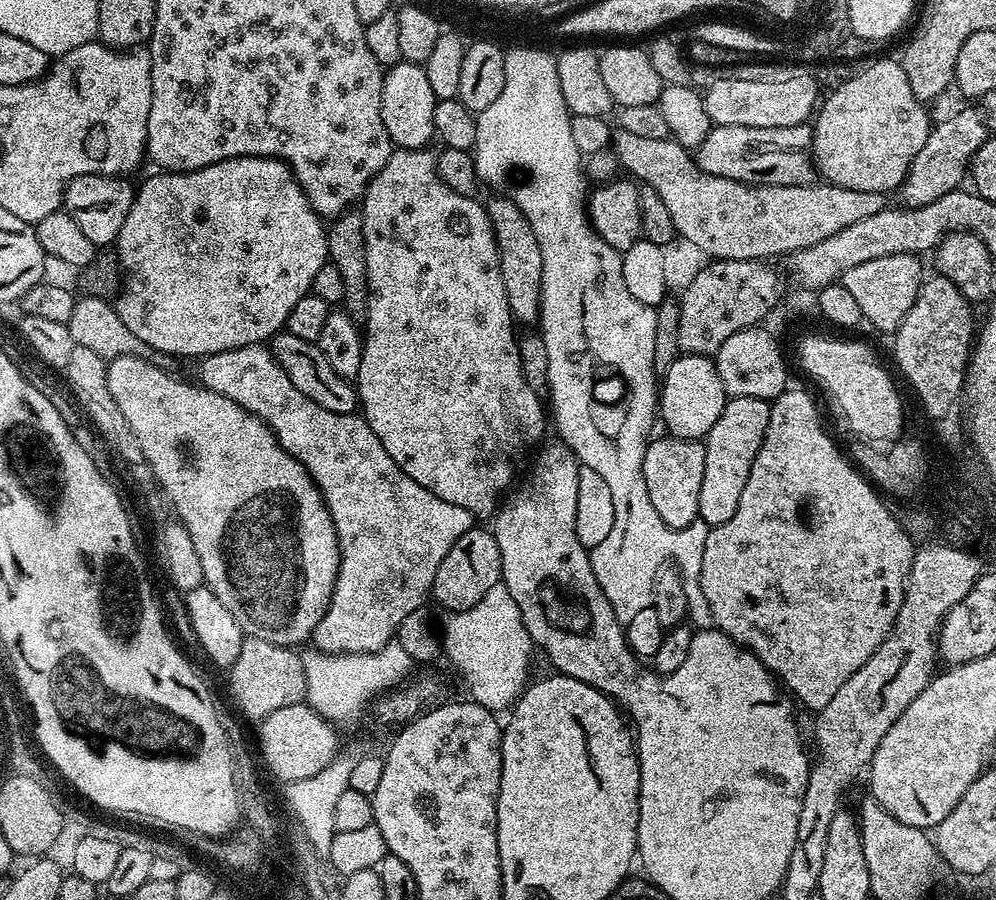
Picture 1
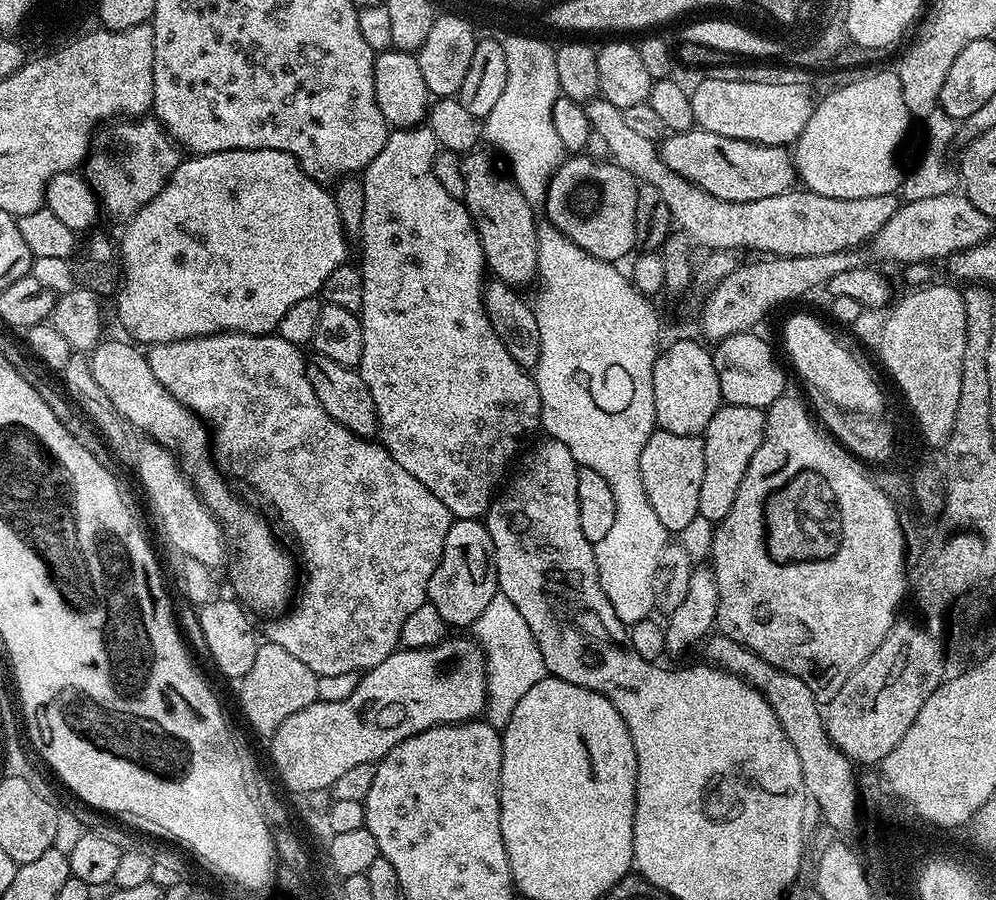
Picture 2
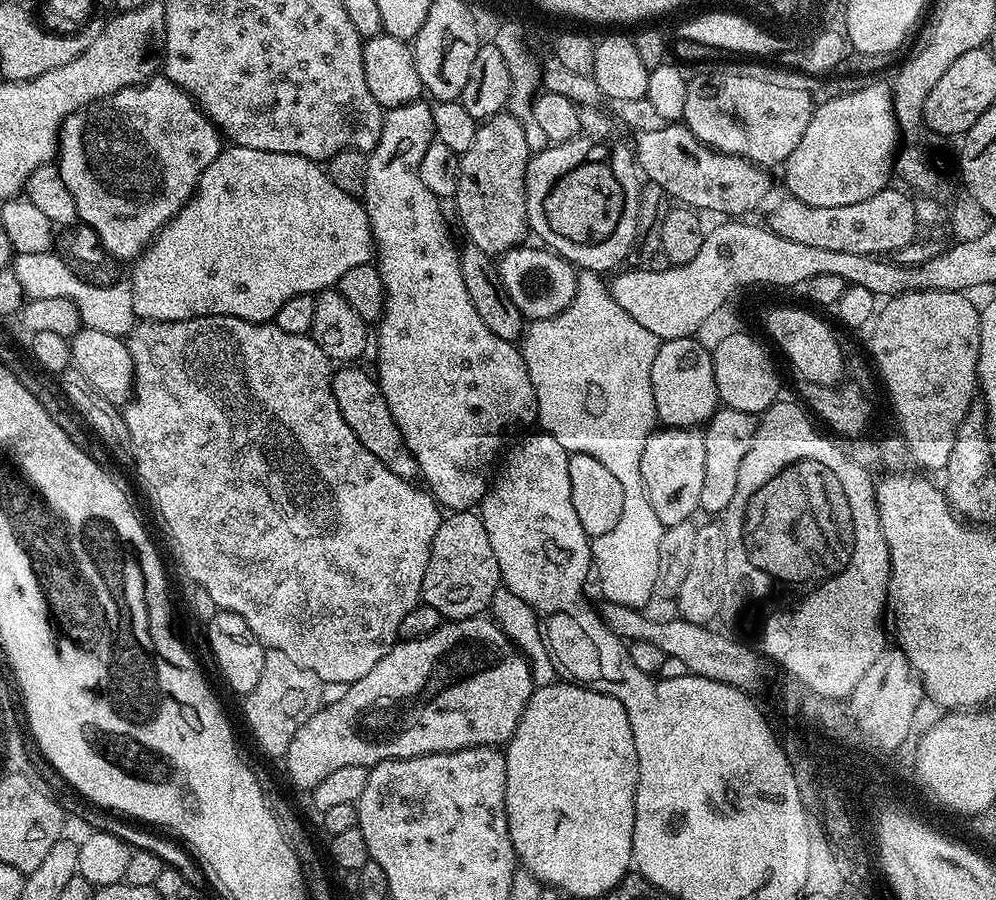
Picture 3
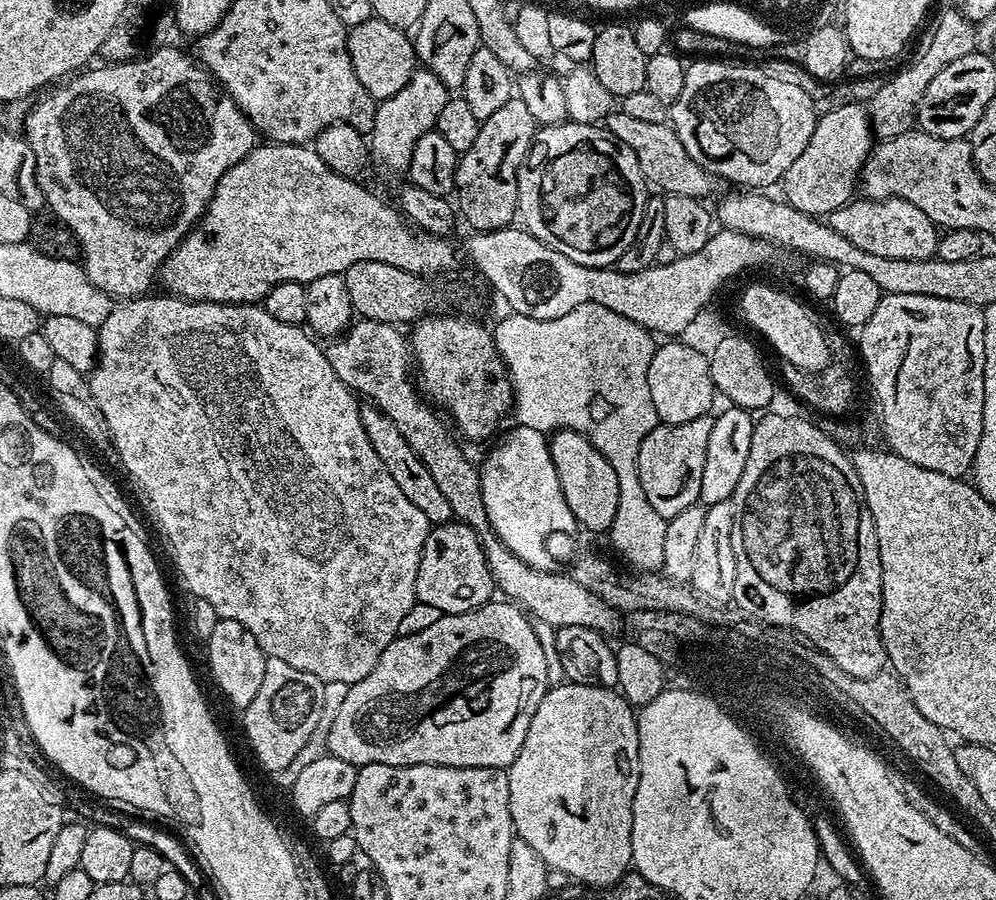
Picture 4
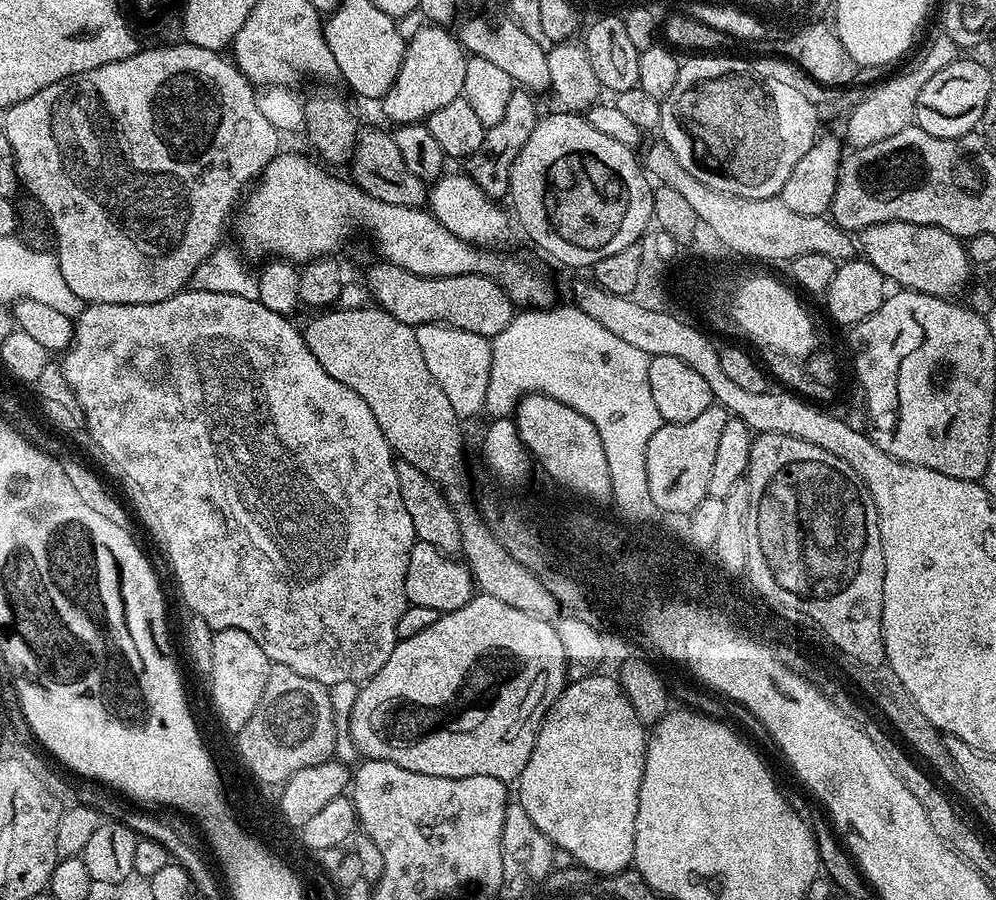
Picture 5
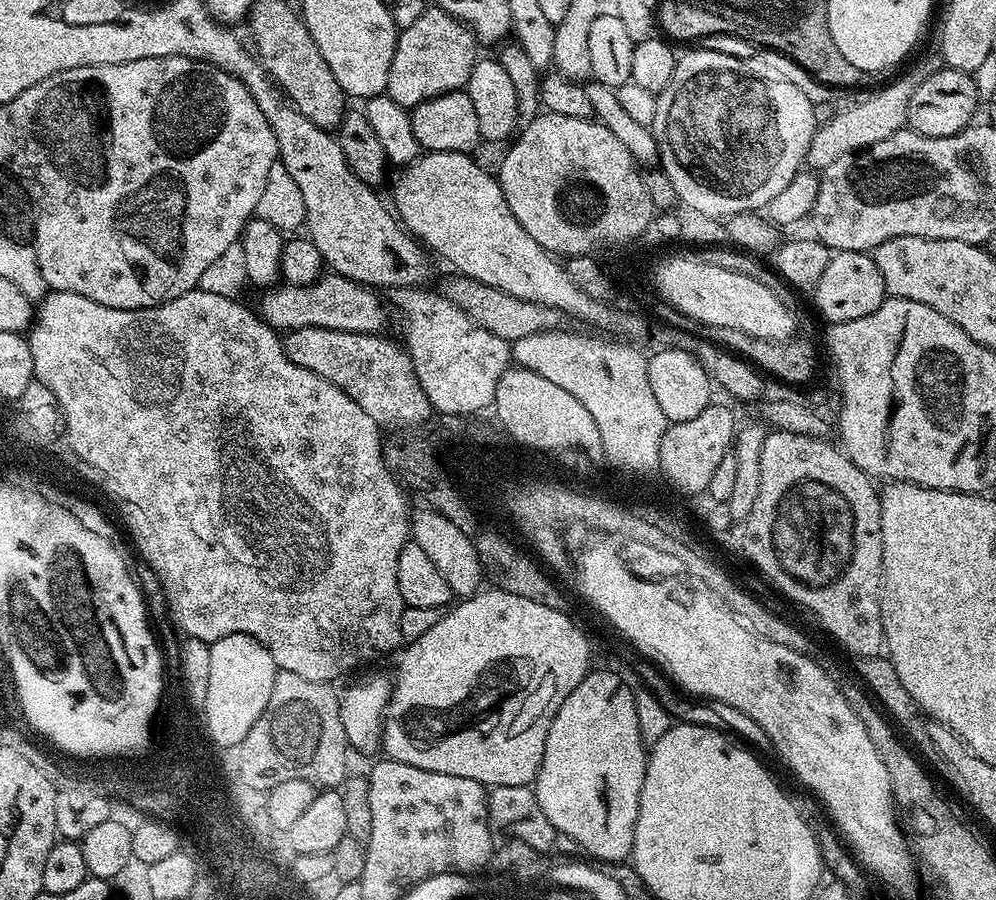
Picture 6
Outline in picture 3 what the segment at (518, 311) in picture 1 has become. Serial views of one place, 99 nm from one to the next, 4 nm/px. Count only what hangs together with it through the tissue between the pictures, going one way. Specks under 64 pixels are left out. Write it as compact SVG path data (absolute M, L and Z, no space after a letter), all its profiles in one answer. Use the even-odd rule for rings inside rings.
M507 111L499 112L489 120L483 121L474 134L474 142L470 142L470 150L459 153L458 190L454 197L456 212L460 215L460 224L464 227L467 239L478 250L488 256L499 258L510 249L525 243L524 235L529 235L528 215L526 214L526 182L524 175L528 173L530 149L524 134L524 124Z

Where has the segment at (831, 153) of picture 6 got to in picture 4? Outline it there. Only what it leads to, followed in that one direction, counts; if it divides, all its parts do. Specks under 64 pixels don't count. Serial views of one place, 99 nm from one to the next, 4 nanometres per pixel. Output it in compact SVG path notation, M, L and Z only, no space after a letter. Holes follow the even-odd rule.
M948 6L948 9L938 13L936 21L930 24L919 33L920 45L917 46L912 61L901 72L887 77L882 90L878 90L878 94L874 94L870 101L872 131L880 140L898 138L898 134L913 131L917 127L916 115L922 102L922 94L926 94L926 86L930 86L930 82L934 82L934 78L941 70L946 70L950 62L958 62L958 58L966 58L966 54L976 51L976 30L973 21L967 20L955 7Z

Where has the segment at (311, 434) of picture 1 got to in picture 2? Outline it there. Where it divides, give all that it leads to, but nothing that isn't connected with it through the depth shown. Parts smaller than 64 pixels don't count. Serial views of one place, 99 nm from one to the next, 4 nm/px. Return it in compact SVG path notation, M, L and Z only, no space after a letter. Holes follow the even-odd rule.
M215 332L213 336L195 336L165 344L153 344L147 349L146 355L150 370L154 370L154 378L158 378L158 382L162 382L166 390L170 390L175 400L196 413L210 429L210 440L214 445L215 455L228 460L229 470L238 479L245 480L280 515L281 522L292 528L297 542L300 543L302 587L298 592L298 603L287 614L273 619L276 621L268 628L267 643L282 646L282 650L290 650L294 658L306 662L306 666L310 666L310 670L314 670L319 677L337 676L347 672L363 674L381 664L390 653L397 651L402 622L406 622L406 617L427 601L428 583L442 558L442 546L446 542L446 534L454 517L450 510L446 510L446 506L442 506L442 502L438 502L438 498L434 498L434 494L430 494L430 490L426 490L426 486L422 486L422 482L418 482L418 478L414 478L414 474L406 474L406 470L402 470L402 466L394 462L394 458L384 449L383 444L355 436L346 426L330 418L326 410L322 410L322 402L318 402L318 394L314 394L314 386L310 386L308 381L305 353L300 352L303 351L297 345L286 342L286 338L279 334L255 336L241 332Z

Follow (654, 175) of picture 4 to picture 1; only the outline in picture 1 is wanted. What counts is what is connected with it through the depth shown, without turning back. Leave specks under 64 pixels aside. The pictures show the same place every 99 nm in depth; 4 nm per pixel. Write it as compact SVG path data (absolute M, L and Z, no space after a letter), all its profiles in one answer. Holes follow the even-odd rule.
M807 123L781 128L751 128L750 126L715 125L706 142L694 149L694 159L706 174L730 178L743 184L773 184L774 186L806 186L817 179L812 162L812 128Z

